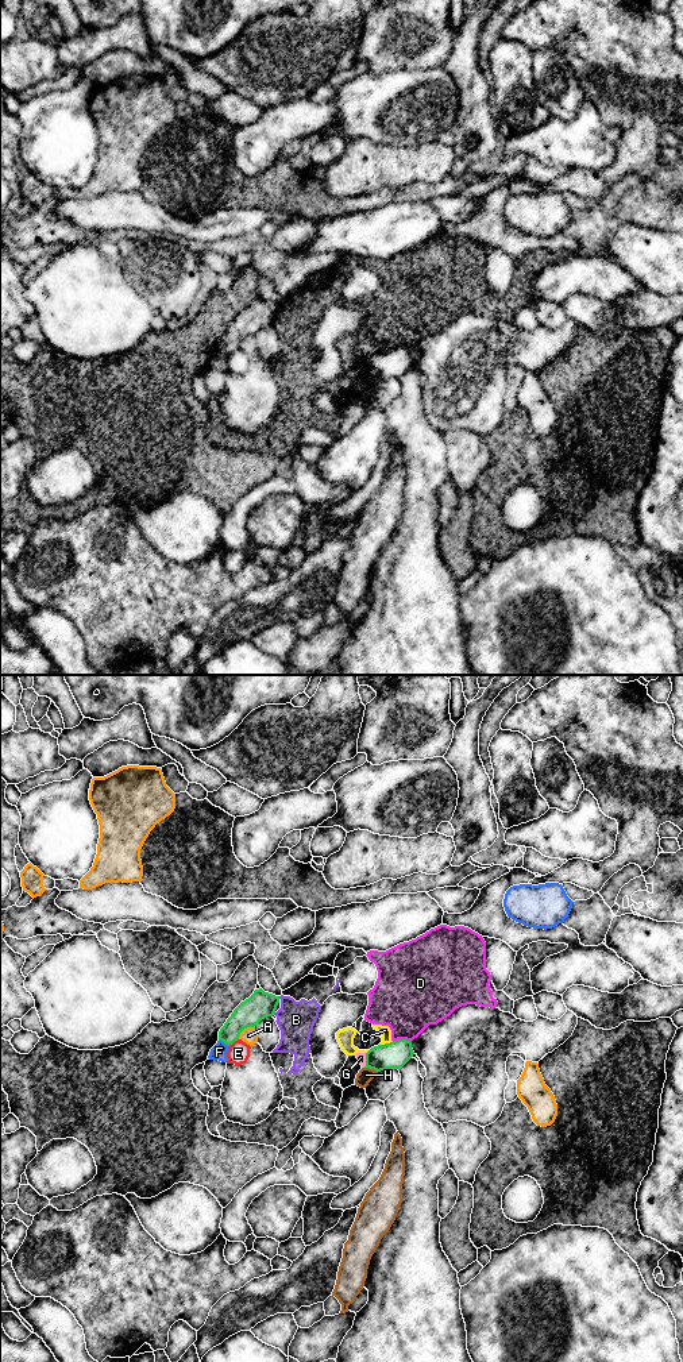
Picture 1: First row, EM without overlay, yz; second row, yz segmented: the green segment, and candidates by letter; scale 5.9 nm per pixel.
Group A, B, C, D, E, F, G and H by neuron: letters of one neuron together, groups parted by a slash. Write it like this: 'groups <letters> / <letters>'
groups A / B C D G / E / F / H

